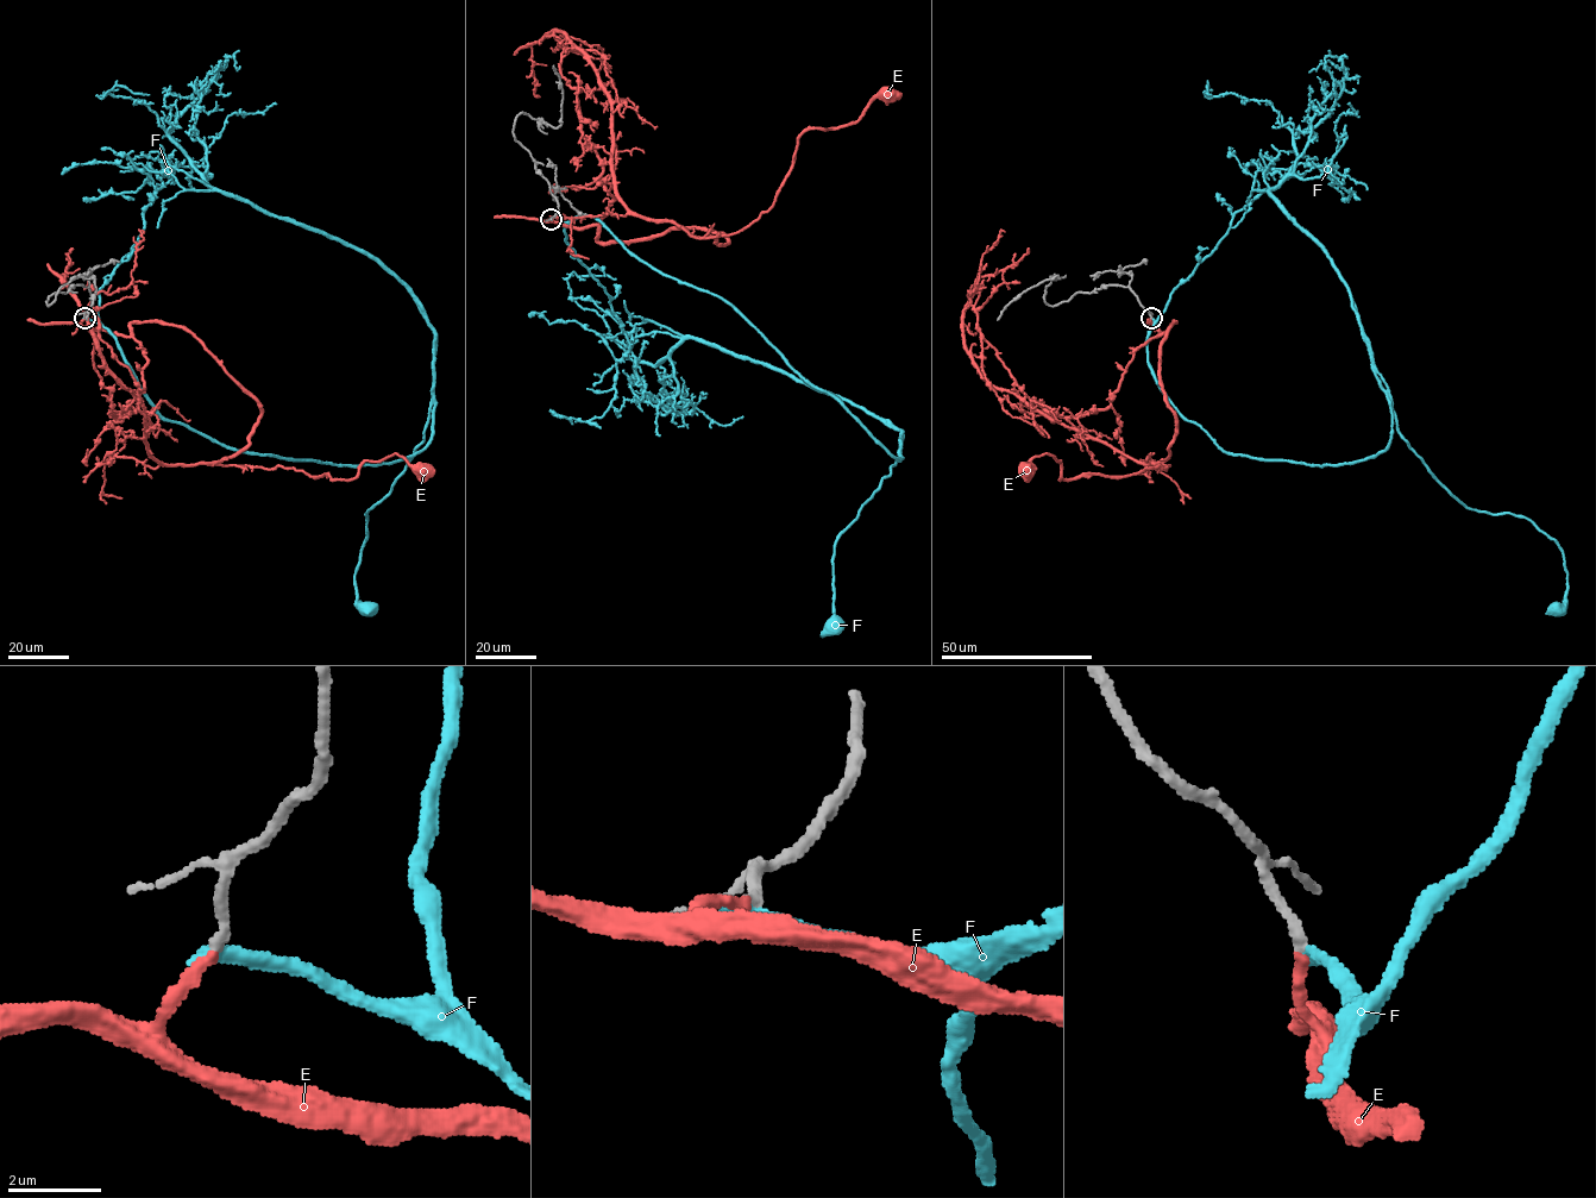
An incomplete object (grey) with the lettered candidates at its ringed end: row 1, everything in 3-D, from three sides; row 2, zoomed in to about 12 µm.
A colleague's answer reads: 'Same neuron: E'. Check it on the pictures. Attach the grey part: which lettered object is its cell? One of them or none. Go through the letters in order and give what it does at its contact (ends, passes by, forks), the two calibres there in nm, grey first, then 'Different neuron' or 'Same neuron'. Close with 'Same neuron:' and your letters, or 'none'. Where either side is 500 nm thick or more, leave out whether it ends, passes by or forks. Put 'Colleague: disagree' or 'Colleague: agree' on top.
Colleague: agree
E: It ends there. Thickness 240 nm (grey) against 240 nm. Same neuron
F: It ends there. Thickness 240 nm (grey) against 320 nm. Different neuron
Same neuron: E

